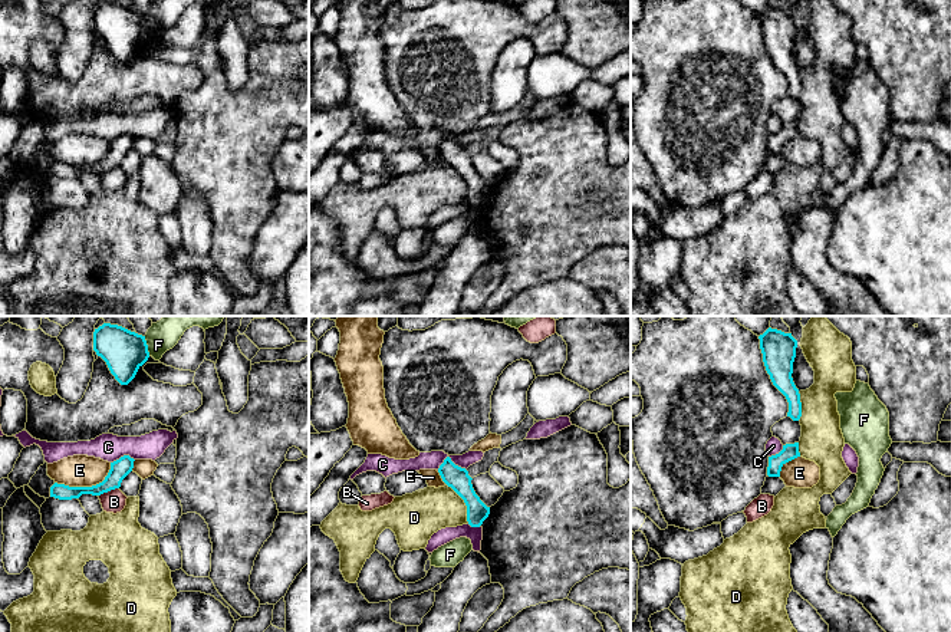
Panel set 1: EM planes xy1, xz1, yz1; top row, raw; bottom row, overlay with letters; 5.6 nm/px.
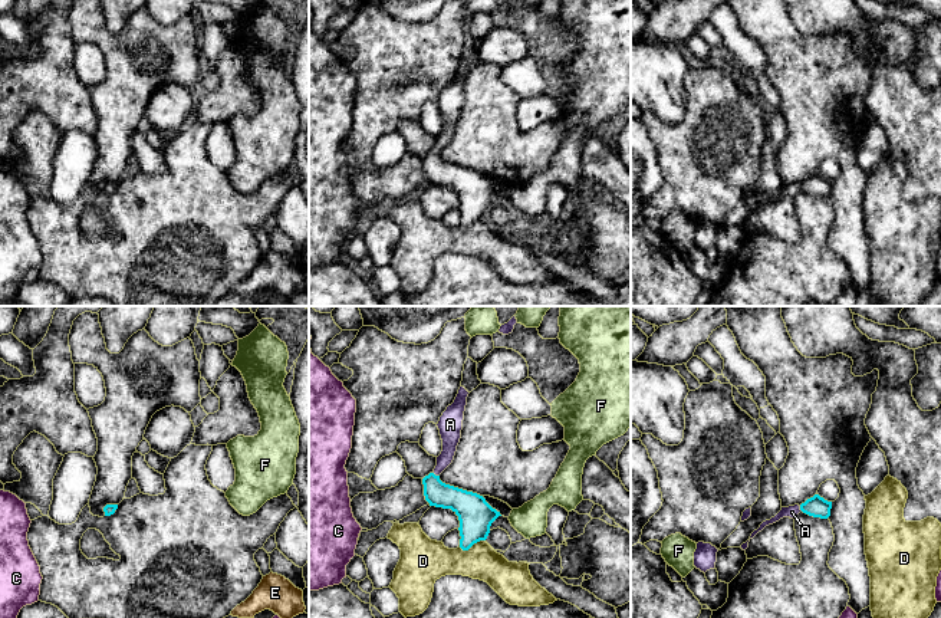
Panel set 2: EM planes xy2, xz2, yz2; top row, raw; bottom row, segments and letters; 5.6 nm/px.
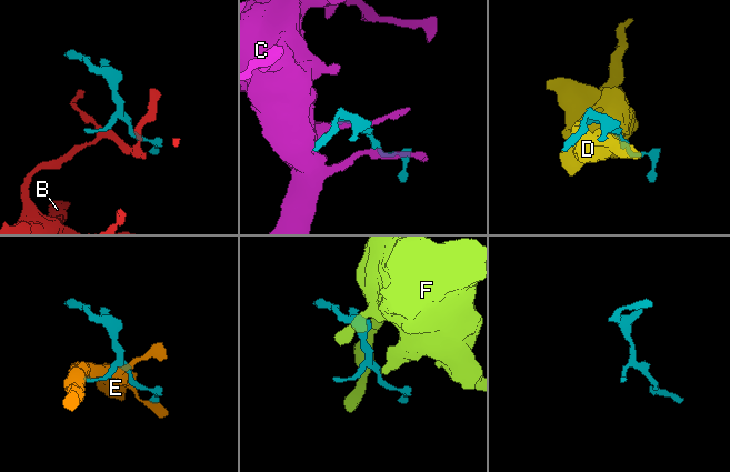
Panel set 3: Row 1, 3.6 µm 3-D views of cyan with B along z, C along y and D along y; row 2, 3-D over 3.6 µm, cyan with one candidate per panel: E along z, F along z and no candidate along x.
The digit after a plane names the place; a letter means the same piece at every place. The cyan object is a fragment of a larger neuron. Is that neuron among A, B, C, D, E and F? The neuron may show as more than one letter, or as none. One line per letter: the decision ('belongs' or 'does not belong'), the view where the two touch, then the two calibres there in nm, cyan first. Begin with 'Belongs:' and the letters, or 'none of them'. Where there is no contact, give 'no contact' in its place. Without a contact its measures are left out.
Belongs: A
A: belongs | xz2 | 160/120 nm
B: does not belong | xy1 | 110/130 nm
C: does not belong | xz1 | 130/100 nm
D: does not belong | xz1 | 130/260 nm
E: does not belong | xy1 | 110/180 nm
F: does not belong | xy1 | 240/170 nm

